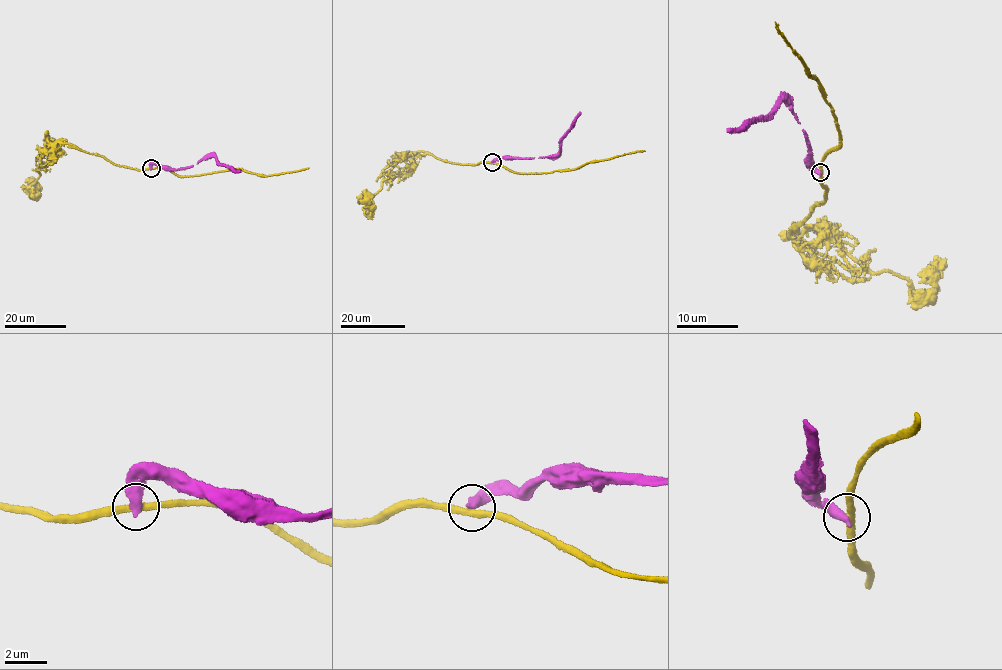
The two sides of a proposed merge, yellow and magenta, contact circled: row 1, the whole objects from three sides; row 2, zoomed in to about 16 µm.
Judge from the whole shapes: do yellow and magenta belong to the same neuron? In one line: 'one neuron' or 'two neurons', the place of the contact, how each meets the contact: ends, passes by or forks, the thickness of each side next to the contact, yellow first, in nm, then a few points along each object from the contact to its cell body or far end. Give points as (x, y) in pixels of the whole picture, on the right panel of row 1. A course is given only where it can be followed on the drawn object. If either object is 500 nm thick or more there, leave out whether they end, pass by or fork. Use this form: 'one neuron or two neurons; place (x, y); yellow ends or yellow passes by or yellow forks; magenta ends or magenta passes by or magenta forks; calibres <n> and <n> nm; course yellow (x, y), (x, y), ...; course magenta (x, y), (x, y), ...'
two neurons; place (820, 172); calibres 320 and 500 nm; course yellow (820, 172), (826, 201), (791, 238), (823, 228), (874, 273), (904, 278), (914, 294), (929, 295), (930, 272); course magenta (820, 172), (808, 161), (806, 137), (787, 99), (776, 105), (775, 112), (727, 131)

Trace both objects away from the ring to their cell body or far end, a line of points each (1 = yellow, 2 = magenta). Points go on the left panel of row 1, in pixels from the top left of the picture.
1: (151, 168), (116, 165), (56, 141), (43, 153), (40, 174), (29, 188), (30, 193), (38, 190), (25, 179)
2: (151, 168), (158, 163), (178, 169), (212, 156), (218, 162), (240, 171)

